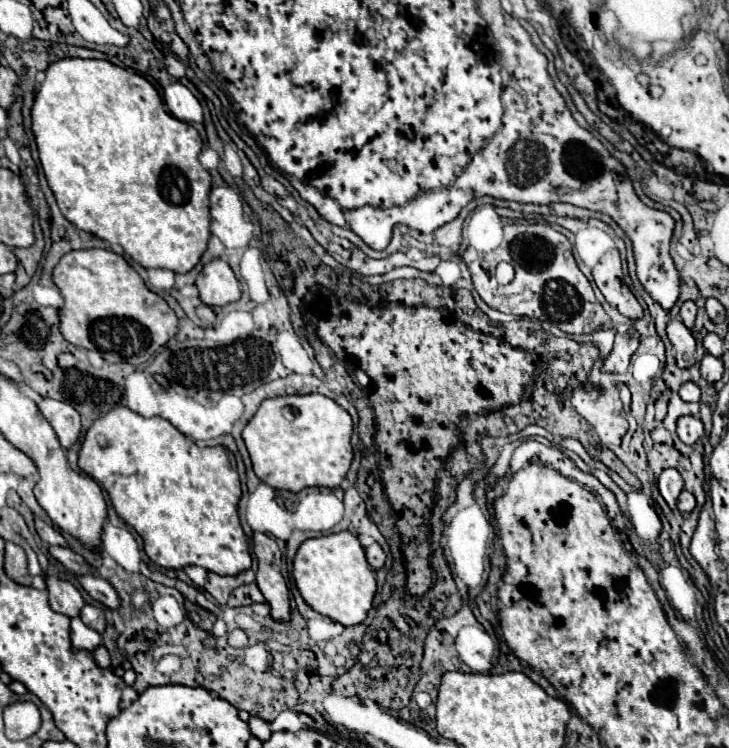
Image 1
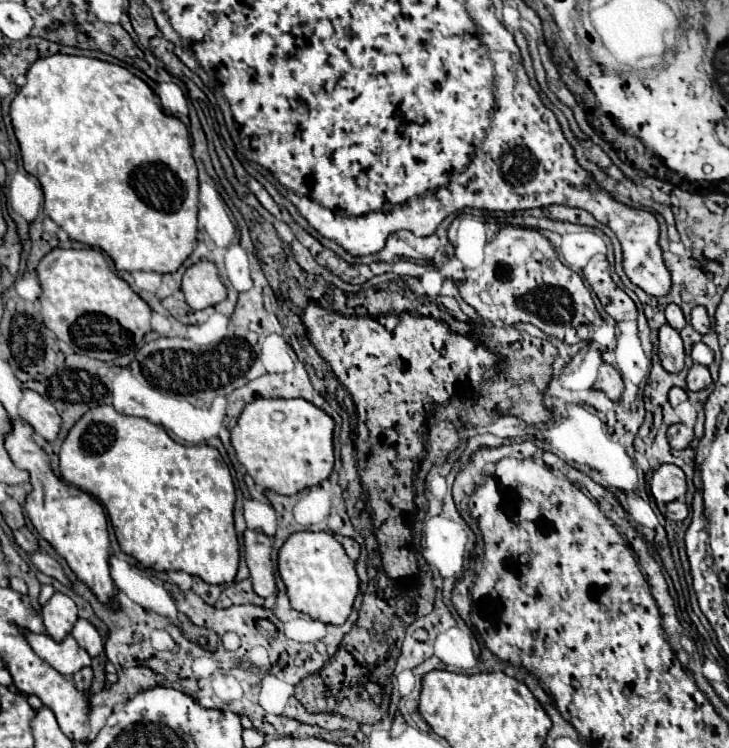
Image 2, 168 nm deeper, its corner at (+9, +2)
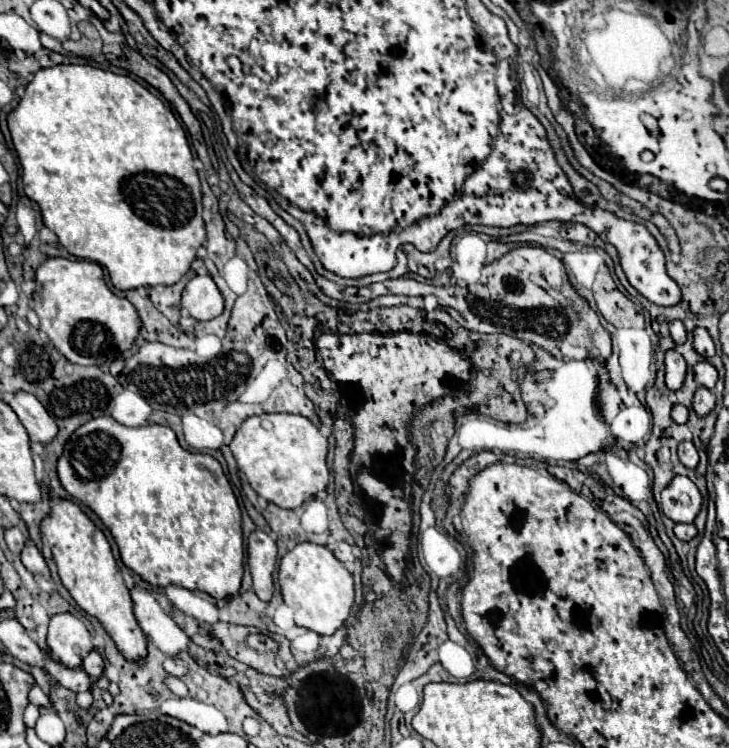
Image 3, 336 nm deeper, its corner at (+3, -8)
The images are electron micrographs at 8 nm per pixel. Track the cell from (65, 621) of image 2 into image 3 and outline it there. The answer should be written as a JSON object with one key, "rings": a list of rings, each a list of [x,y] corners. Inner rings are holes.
{"rings":[[[59,613],[51,617],[47,645],[51,655],[67,667],[79,667],[83,657],[93,649],[85,623],[71,613]]]}

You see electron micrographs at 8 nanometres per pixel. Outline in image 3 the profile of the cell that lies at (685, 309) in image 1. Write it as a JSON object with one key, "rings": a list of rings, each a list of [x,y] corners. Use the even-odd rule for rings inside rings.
{"rings":[[[679,319],[671,321],[671,323],[669,323],[669,331],[671,331],[671,337],[673,337],[675,343],[685,343],[685,339],[687,339],[687,331],[685,331],[683,321],[679,321]]]}

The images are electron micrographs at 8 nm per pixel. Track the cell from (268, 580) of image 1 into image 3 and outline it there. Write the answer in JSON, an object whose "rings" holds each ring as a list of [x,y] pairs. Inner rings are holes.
{"rings":[[[261,529],[249,535],[247,543],[247,563],[253,575],[253,589],[261,601],[271,601],[273,597],[273,571],[277,561],[277,545],[275,541]]]}

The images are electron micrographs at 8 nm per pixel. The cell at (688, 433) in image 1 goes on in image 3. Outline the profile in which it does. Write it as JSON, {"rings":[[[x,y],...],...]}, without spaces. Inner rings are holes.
{"rings":[[[681,441],[677,453],[679,453],[679,459],[681,459],[681,463],[683,463],[685,467],[689,467],[689,469],[695,469],[695,467],[697,467],[699,455],[697,455],[697,449],[695,449],[693,441]]]}

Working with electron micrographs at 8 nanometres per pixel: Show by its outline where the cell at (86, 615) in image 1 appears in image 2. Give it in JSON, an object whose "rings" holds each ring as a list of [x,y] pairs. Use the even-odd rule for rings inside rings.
{"rings":[[[79,619],[79,621],[75,623],[71,635],[73,635],[73,639],[79,643],[79,647],[85,649],[91,657],[97,657],[99,653],[103,653],[103,641],[101,641],[97,629],[95,629],[89,621]]]}

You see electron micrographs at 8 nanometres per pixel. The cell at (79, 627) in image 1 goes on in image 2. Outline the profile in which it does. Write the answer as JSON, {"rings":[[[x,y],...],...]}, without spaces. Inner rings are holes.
{"rings":[[[21,629],[21,631],[27,639],[27,643],[31,645],[31,649],[45,663],[49,663],[55,671],[59,671],[63,675],[75,675],[79,669],[91,665],[91,657],[77,645],[77,641],[71,635],[67,635],[65,641],[57,643],[49,635],[33,633],[27,629]]]}

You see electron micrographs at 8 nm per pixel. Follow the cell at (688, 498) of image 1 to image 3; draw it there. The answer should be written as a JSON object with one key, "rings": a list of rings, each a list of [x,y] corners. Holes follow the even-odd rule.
{"rings":[[[675,523],[673,531],[681,541],[691,541],[697,535],[697,527],[693,523]]]}

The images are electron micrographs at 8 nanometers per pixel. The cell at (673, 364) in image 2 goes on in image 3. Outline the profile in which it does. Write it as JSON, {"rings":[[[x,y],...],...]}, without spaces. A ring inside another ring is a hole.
{"rings":[[[669,349],[665,353],[665,385],[671,391],[681,389],[681,385],[685,381],[685,371],[687,371],[687,363],[685,363],[683,355],[679,355],[675,349]]]}

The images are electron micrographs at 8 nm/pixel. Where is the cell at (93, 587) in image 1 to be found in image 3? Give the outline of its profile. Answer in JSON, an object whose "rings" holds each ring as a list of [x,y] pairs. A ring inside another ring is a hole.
{"rings":[[[27,543],[25,551],[21,553],[21,561],[23,561],[23,565],[25,565],[31,573],[35,573],[35,575],[39,575],[39,577],[43,577],[43,579],[51,579],[49,567],[47,567],[43,555],[39,553],[39,549],[37,549],[33,543]]]}

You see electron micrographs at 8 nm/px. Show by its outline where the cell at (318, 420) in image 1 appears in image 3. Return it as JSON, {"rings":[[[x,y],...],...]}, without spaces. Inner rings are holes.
{"rings":[[[253,415],[245,419],[243,425],[237,429],[235,439],[231,441],[231,451],[255,493],[283,509],[301,507],[303,501],[317,495],[319,491],[325,491],[325,487],[329,485],[329,441],[303,415]]]}

